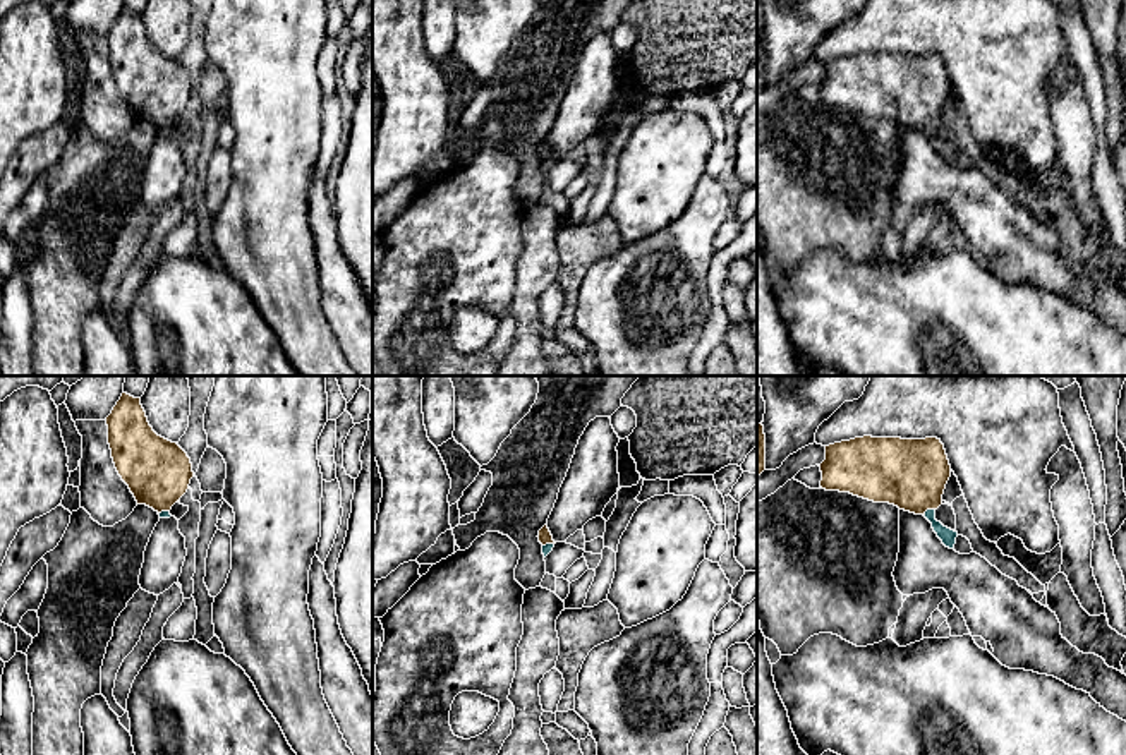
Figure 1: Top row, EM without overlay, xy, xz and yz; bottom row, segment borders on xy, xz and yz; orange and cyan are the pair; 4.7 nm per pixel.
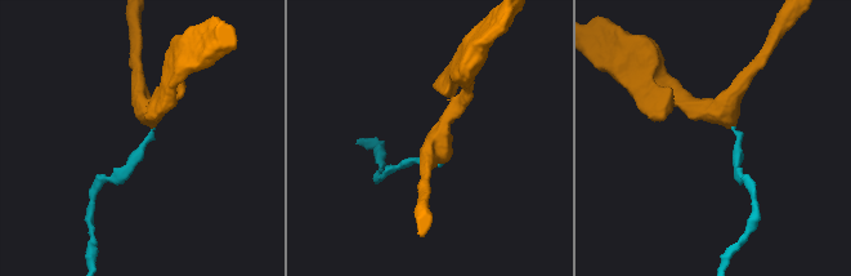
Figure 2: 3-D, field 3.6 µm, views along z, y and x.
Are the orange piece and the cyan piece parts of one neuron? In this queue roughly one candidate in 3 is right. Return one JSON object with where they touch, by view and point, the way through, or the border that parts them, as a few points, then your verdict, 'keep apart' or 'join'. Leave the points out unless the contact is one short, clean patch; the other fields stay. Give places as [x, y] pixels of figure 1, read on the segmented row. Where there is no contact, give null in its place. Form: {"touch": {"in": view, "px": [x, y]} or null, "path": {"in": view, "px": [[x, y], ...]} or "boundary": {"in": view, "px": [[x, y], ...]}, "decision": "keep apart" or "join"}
{"touch": {"in": "yz", "px": [927, 508]}, "boundary": {"in": "yz", "px": [[934, 508], [929, 508], [924, 515]]}, "decision": "keep apart"}

